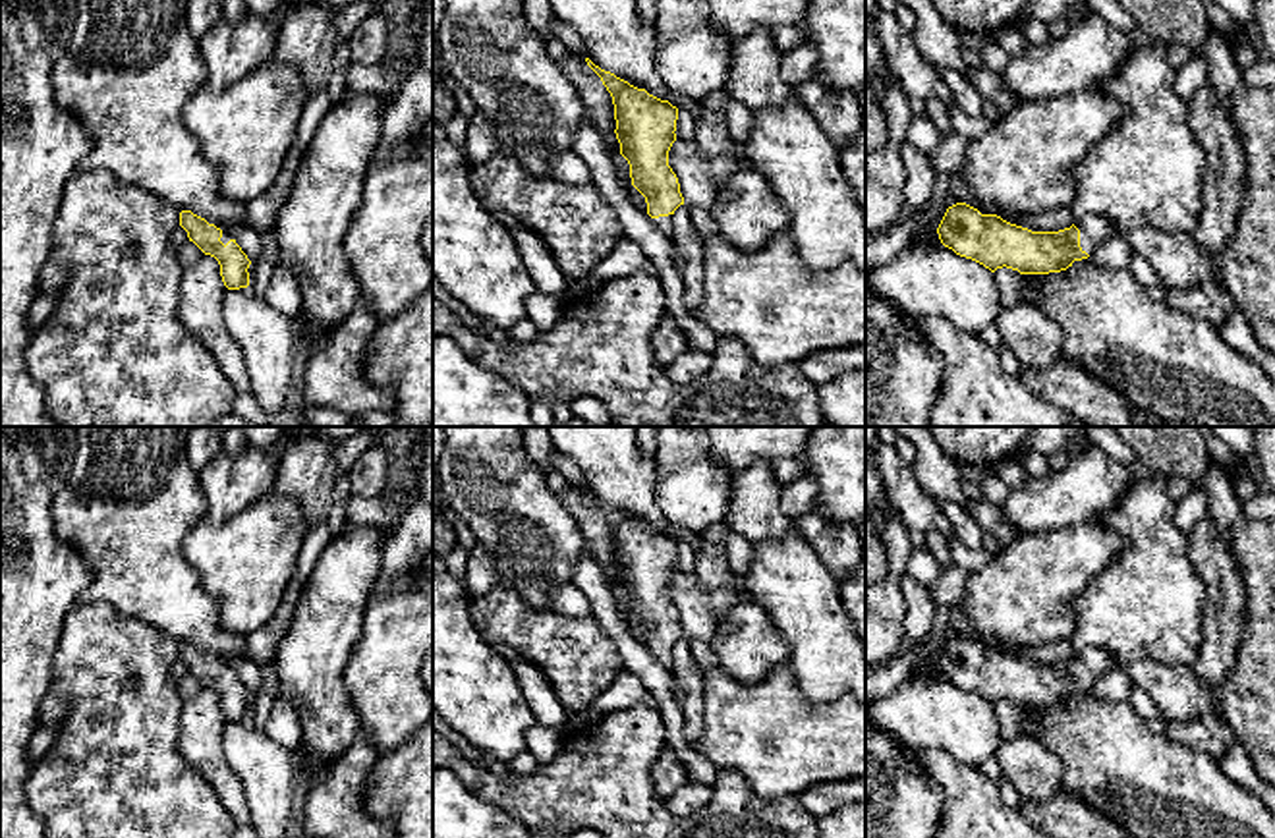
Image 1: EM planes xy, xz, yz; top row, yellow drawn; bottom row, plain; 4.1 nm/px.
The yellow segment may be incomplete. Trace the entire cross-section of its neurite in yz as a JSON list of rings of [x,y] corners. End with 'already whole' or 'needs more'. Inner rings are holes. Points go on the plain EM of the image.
[[[956,635],[947,641],[937,666],[945,680],[991,705],[1006,699],[1020,707],[1049,707],[1066,703],[1074,693],[1091,695],[1095,680],[1119,660],[1103,649],[1088,649],[1059,664],[1032,664]]]; needs more

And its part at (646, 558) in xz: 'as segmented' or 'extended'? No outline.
extended

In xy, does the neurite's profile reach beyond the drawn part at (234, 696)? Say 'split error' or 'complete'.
split error

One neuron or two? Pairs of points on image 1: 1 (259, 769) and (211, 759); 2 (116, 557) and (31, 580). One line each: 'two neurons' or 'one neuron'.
1: two neurons
2: two neurons

